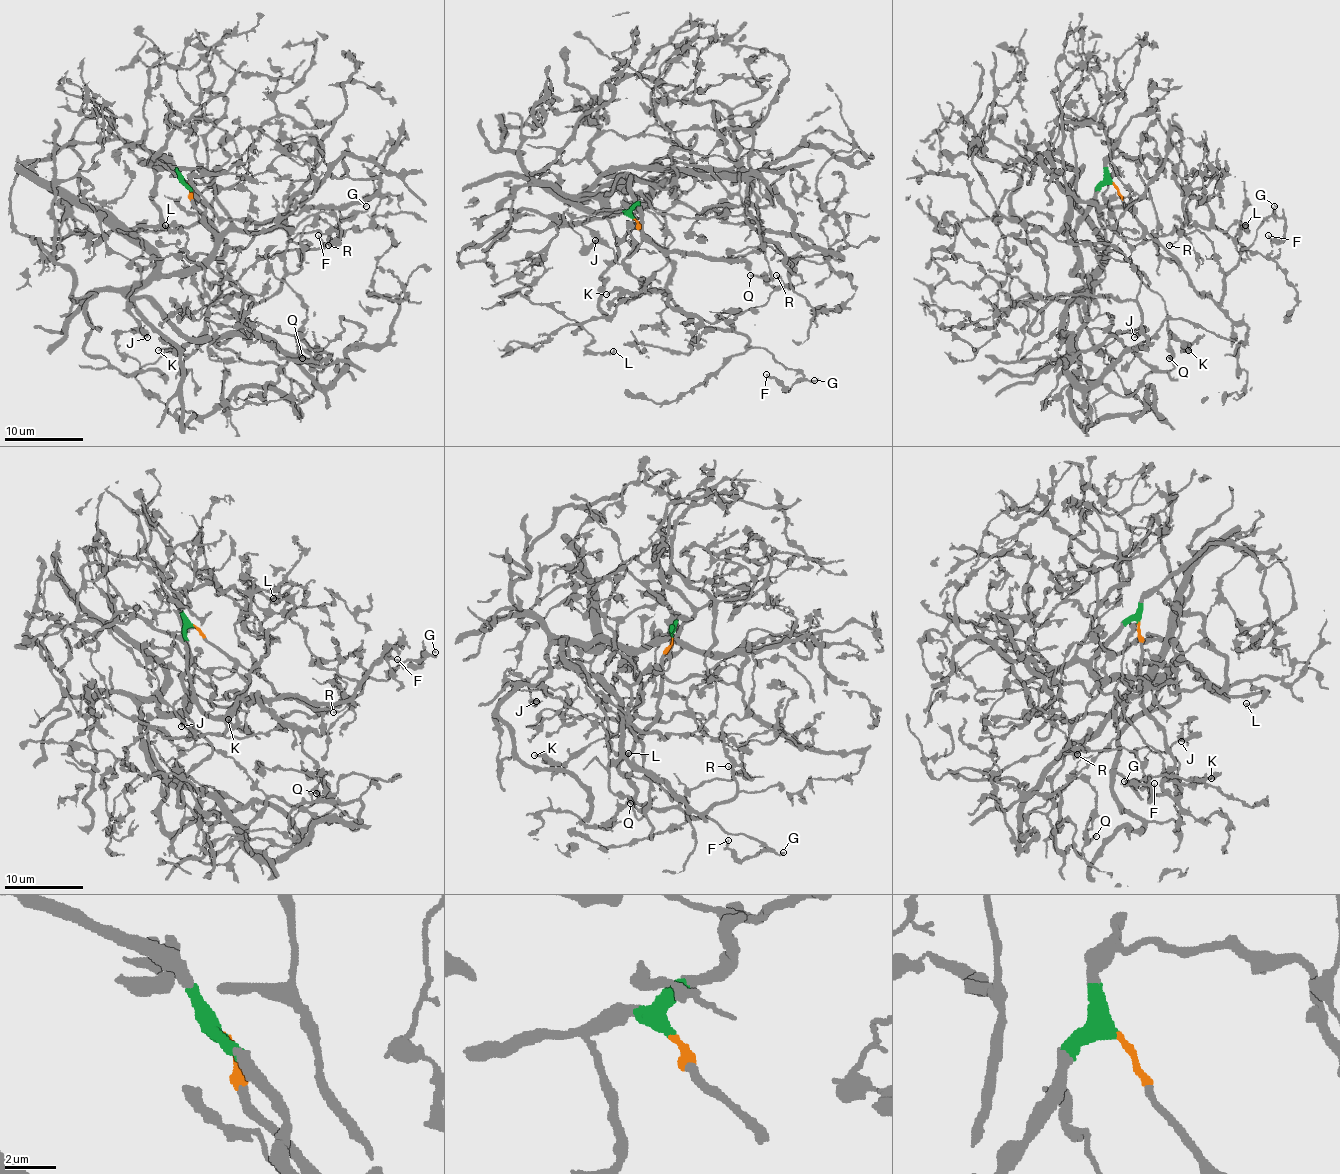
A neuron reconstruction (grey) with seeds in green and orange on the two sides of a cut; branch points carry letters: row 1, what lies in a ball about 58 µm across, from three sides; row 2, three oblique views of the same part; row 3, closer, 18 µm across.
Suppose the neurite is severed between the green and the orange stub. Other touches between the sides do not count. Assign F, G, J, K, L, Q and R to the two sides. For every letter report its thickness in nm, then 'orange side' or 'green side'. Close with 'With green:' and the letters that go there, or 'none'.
F: 150 nm thick; orange side
G: 130 nm thick; orange side
J: 360 nm thick; green side
K: 190 nm thick; green side
L: 200 nm thick; green side
Q: 200 nm thick; green side
R: 180 nm thick; orange side
With green: J, K, L, Q

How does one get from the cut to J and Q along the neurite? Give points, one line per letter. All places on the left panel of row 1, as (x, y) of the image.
J: (185, 183), (215, 249), (134, 296), (178, 349), (183, 424), (118, 351), (148, 337)
Q: (185, 183), (215, 249), (134, 294), (189, 337), (274, 363), (310, 397), (324, 367), (302, 357)

